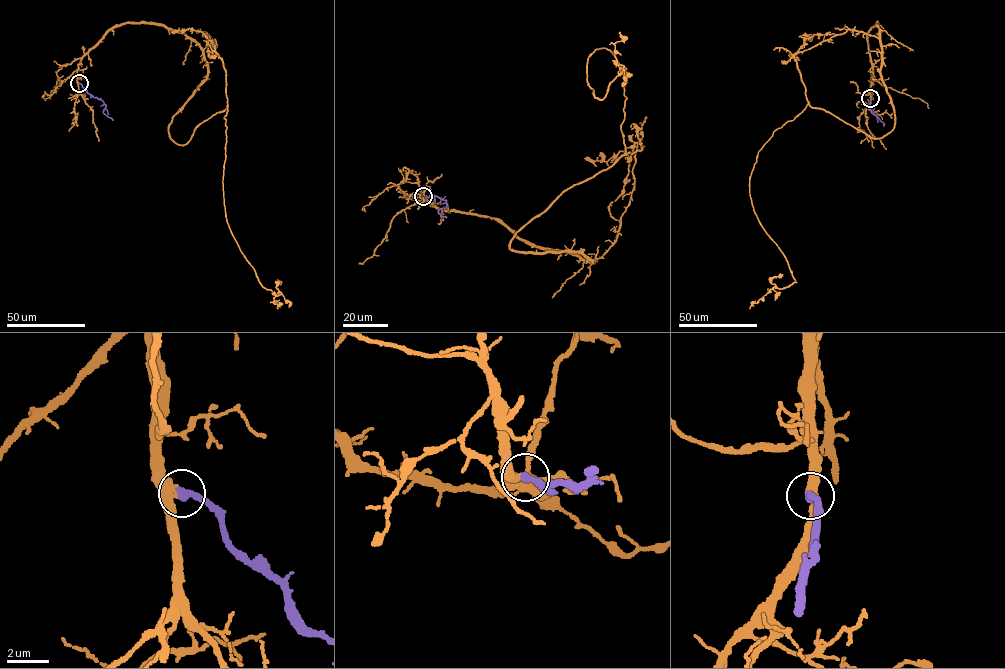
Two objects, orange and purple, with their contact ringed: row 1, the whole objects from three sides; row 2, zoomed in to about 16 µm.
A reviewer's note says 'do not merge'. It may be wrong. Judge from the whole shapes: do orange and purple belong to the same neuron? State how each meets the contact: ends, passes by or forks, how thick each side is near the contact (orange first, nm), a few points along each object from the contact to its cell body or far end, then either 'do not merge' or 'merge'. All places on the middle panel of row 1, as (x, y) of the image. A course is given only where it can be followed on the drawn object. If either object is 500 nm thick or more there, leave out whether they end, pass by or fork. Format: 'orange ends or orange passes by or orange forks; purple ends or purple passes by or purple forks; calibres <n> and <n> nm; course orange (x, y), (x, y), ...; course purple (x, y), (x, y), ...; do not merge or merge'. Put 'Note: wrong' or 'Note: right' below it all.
orange passes by; purple ends; calibres 400 and 380 nm; course orange (423, 196), (602, 255), (642, 147), (625, 153), (608, 49), (586, 81), (604, 99), (620, 32); course purple (423, 196), (436, 195), (445, 200), (446, 206), (438, 212), (446, 217); merge
Note: wrong

